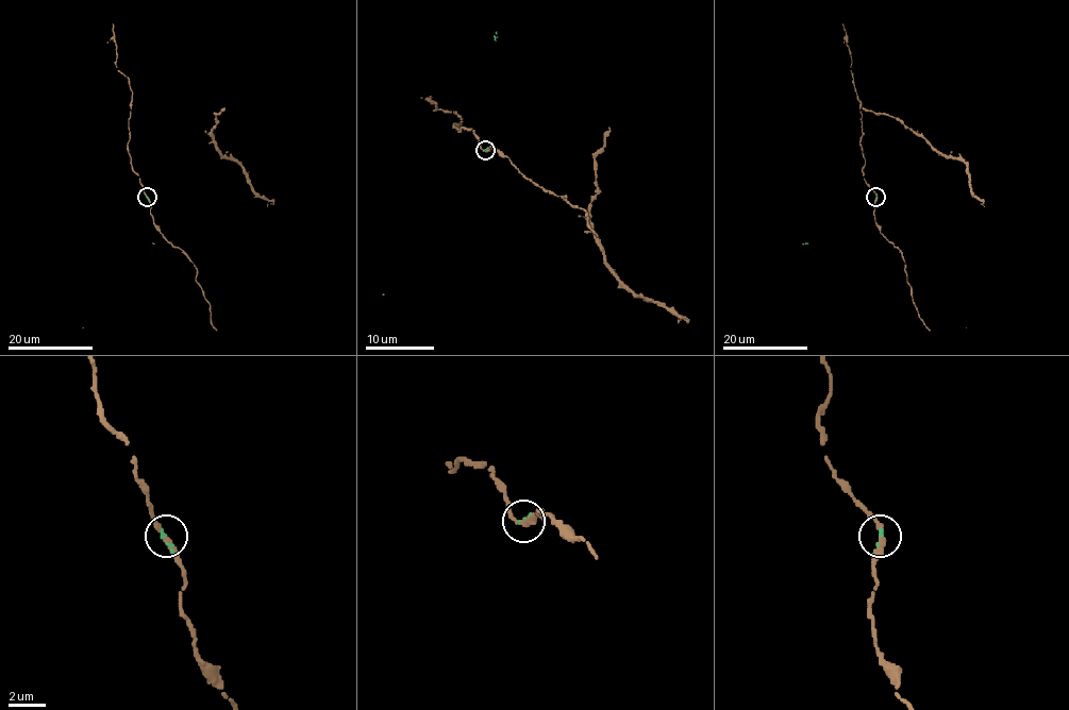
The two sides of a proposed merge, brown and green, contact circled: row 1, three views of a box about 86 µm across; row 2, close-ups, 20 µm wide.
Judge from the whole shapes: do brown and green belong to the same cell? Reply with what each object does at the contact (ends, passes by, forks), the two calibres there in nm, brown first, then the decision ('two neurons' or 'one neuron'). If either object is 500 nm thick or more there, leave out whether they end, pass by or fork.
brown passes by | green ends | 280/220 nm | two neurons

